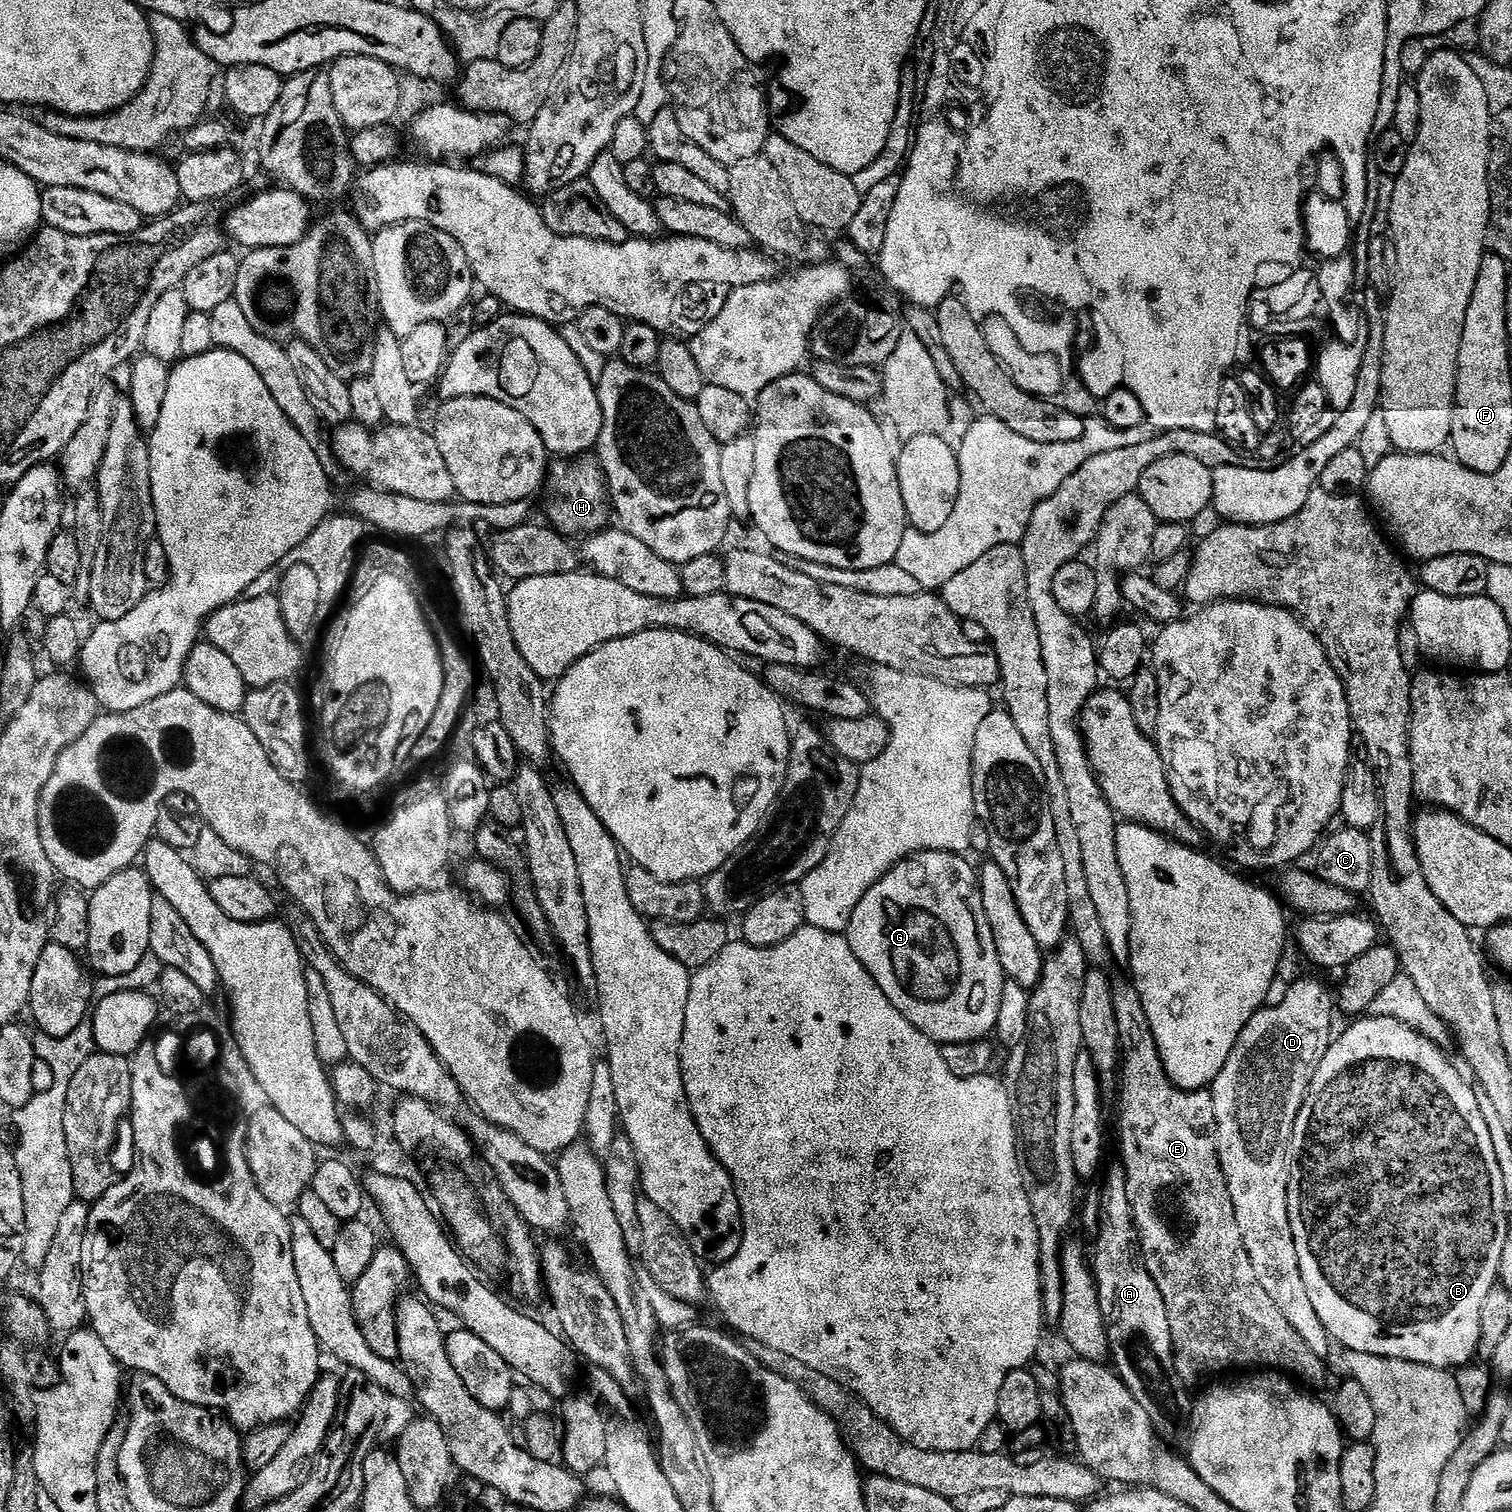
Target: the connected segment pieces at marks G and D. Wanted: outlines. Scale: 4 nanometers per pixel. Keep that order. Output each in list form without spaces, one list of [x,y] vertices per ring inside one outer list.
[[[918,852],[906,857],[860,899],[846,933],[854,958],[862,962],[882,994],[914,1027],[941,1046],[991,1037],[1006,983],[982,906],[977,869],[964,859],[955,852]]]
[[[1293,979],[1286,998],[1282,998],[1282,1002],[1278,1006],[1273,1008],[1265,1006],[1260,1011],[1254,1013],[1250,1018],[1250,1022],[1246,1022],[1246,1026],[1242,1030],[1234,1050],[1230,1050],[1230,1058],[1226,1058],[1226,1066],[1222,1066],[1218,1078],[1210,1085],[1210,1091],[1214,1098],[1216,1144],[1220,1147],[1220,1165],[1228,1183],[1230,1198],[1234,1202],[1234,1214],[1238,1218],[1238,1230],[1242,1230],[1242,1242],[1246,1242],[1246,1250],[1250,1254],[1250,1262],[1254,1262],[1254,1274],[1258,1274],[1258,1282],[1262,1282],[1262,1290],[1266,1290],[1266,1294],[1270,1294],[1274,1306],[1278,1306],[1278,1310],[1282,1310],[1283,1316],[1286,1317],[1286,1322],[1290,1322],[1290,1326],[1294,1326],[1294,1330],[1298,1330],[1298,1335],[1302,1337],[1302,1342],[1306,1342],[1306,1346],[1310,1346],[1310,1350],[1314,1350],[1314,1354],[1323,1357],[1329,1355],[1328,1344],[1330,1345],[1330,1337],[1326,1326],[1322,1326],[1322,1318],[1318,1318],[1318,1314],[1314,1314],[1314,1302],[1310,1302],[1310,1293],[1306,1291],[1306,1282],[1302,1282],[1302,1270],[1298,1266],[1298,1250],[1294,1246],[1294,1234],[1292,1233],[1290,1218],[1288,1217],[1288,1177],[1290,1175],[1290,1153],[1292,1151],[1294,1126],[1298,1122],[1298,1114],[1302,1110],[1304,1099],[1308,1097],[1312,1079],[1316,1077],[1318,1066],[1334,1039],[1334,1031],[1332,1032],[1332,1008],[1334,1012],[1333,993],[1332,996],[1328,993],[1328,988],[1322,981]]]

